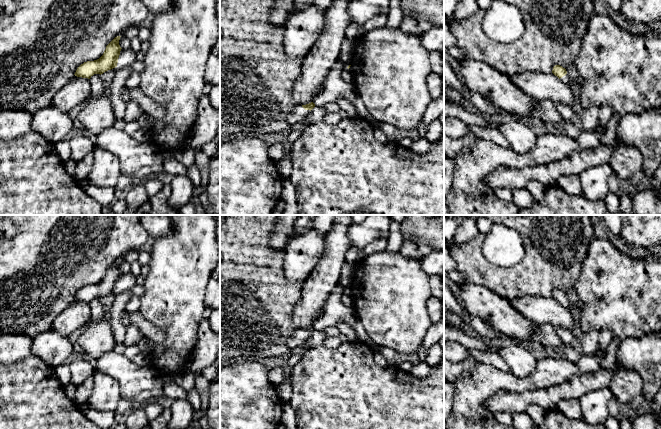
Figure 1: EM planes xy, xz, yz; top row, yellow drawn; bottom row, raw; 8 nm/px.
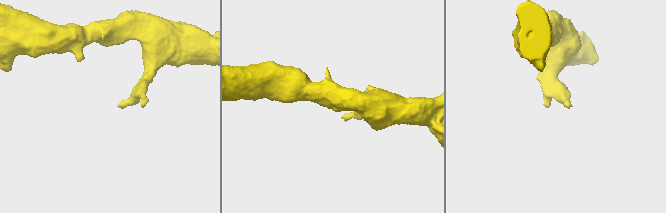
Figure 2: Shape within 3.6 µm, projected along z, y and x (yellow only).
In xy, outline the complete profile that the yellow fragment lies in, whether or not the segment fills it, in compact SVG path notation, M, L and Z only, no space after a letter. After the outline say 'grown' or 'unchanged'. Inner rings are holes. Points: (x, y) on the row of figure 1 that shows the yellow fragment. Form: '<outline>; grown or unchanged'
M121 36L115 37L106 46L103 55L99 59L81 64L74 75L90 79L94 74L101 75L104 72L117 67L118 58L122 49L119 45L120 37Z; unchanged

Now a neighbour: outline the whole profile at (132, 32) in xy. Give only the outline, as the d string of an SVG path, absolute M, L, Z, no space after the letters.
M133 26L133 27L127 28L127 29L124 31L123 35L124 35L126 38L128 38L128 39L131 40L131 39L133 39L133 38L135 38L135 37L138 36L138 32L139 32L139 27Z

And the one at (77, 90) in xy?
M72 77L53 97L51 105L61 112L70 112L81 106L91 96L91 83L88 78Z

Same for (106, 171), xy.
M96 147L94 164L89 174L89 181L97 187L115 187L122 175L120 162L111 151Z

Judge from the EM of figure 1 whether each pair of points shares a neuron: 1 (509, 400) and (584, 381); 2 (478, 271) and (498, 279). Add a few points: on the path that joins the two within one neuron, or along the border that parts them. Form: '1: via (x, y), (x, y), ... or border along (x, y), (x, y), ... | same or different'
1: via (528, 397), (549, 397), (565, 390) | same
2: via (483, 274), (493, 277) | same

